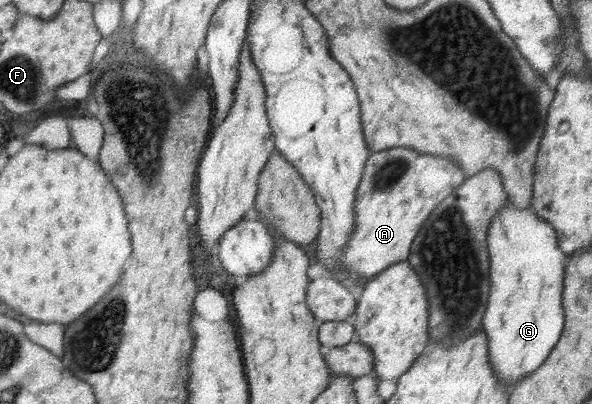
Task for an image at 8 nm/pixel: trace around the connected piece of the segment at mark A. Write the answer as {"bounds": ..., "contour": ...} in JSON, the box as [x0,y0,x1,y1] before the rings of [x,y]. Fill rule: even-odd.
{"bounds":[338,147,465,284],"contour":[[[407,147],[371,152],[357,187],[354,231],[341,249],[338,265],[359,275],[367,284],[388,266],[408,258],[425,220],[463,182],[465,174],[449,157],[422,153]]]}

